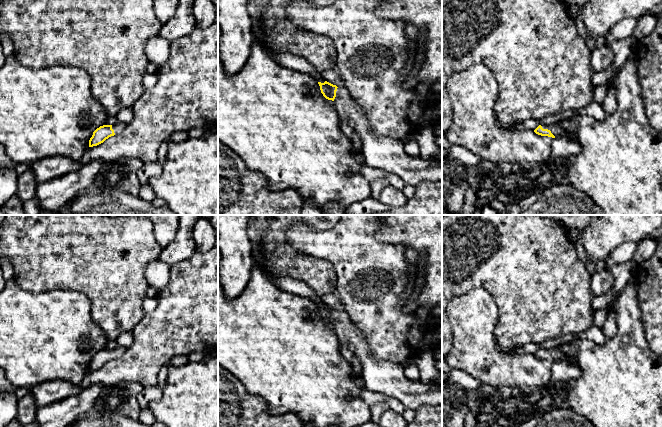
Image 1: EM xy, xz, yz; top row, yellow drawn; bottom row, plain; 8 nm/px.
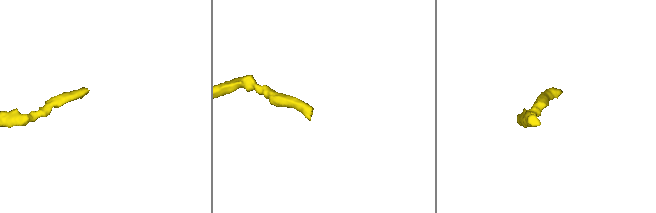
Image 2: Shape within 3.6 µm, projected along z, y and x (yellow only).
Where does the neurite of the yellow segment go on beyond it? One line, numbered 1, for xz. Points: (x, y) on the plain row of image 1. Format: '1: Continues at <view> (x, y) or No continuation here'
1: Continues at xz (379, 376)

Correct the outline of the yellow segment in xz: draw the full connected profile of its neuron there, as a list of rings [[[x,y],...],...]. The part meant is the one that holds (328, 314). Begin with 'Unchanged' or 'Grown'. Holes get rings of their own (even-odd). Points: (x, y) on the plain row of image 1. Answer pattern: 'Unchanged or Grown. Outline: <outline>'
Grown. Outline: [[[327,305],[318,308],[323,320],[334,326],[340,344],[354,350],[361,362],[360,376],[366,389],[396,399],[411,410],[424,405],[442,405],[442,387],[408,379],[401,364],[376,360],[363,334],[350,322],[346,312]]]

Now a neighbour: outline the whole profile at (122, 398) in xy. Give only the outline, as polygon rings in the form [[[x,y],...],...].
[[[132,381],[104,386],[88,415],[107,417],[118,413],[132,420],[138,420],[142,408],[137,402],[137,395],[143,389],[140,383]]]

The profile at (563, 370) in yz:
[[[566,359],[555,361],[552,365],[551,381],[569,382],[577,379],[580,375],[579,367]]]

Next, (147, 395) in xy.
[[[158,386],[144,388],[137,395],[137,402],[139,406],[144,409],[147,408],[148,405],[153,401],[158,401],[162,397],[162,389]]]

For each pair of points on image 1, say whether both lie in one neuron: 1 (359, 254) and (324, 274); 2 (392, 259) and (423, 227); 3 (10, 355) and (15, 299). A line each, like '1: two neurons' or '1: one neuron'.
1: two neurons
2: two neurons
3: one neuron

